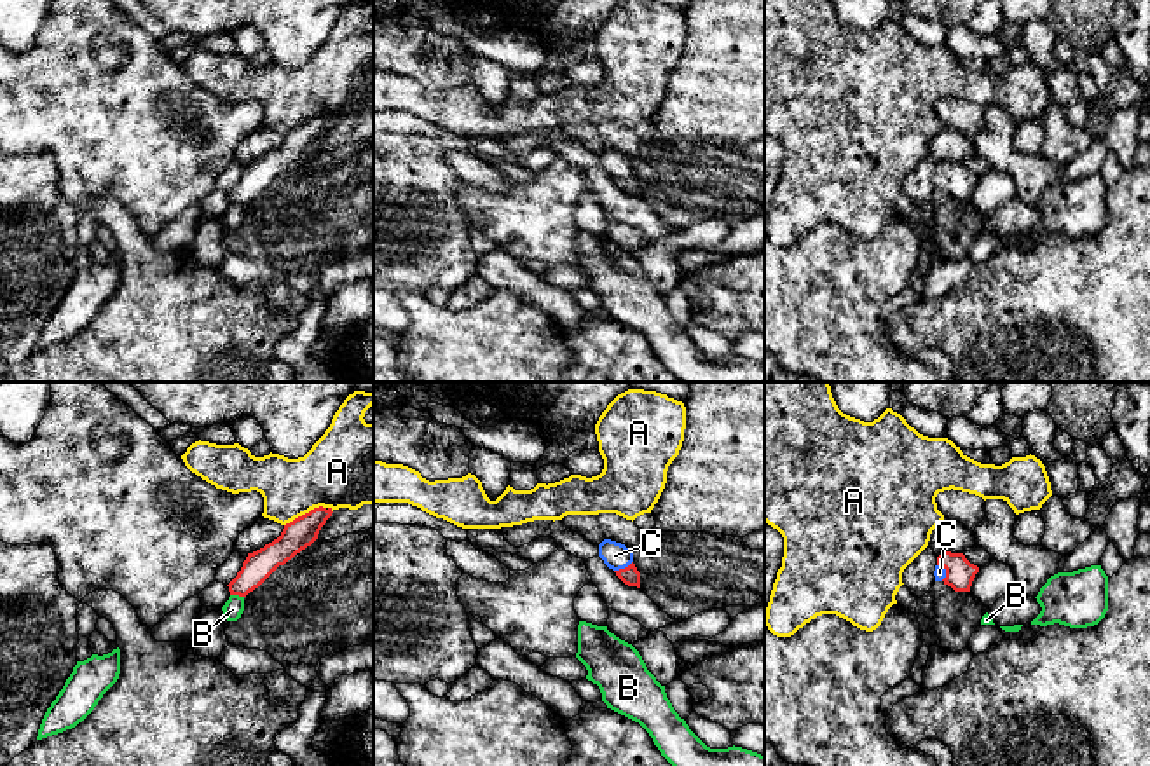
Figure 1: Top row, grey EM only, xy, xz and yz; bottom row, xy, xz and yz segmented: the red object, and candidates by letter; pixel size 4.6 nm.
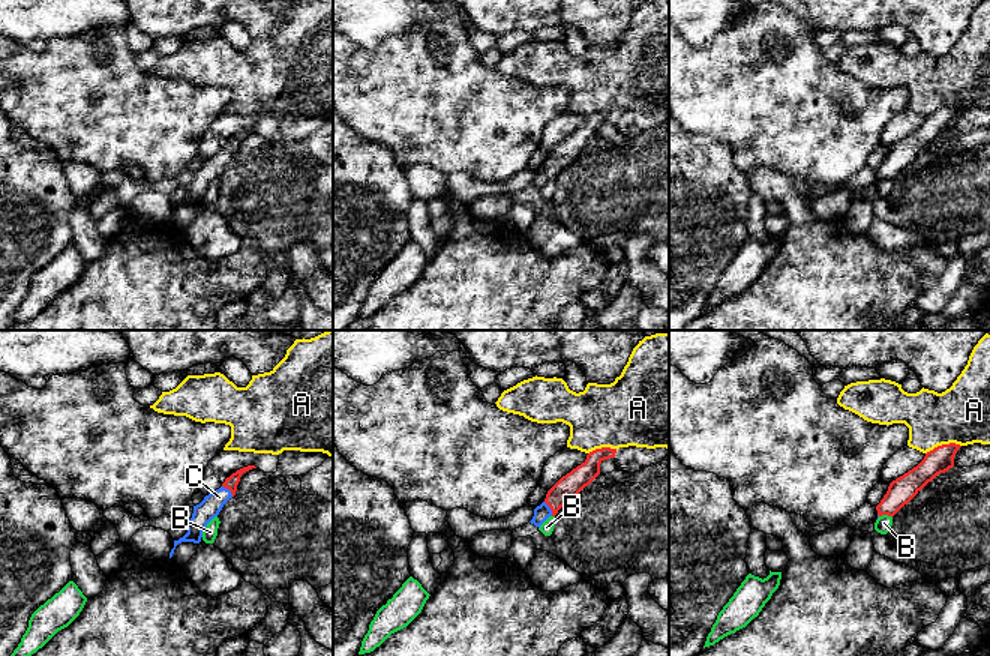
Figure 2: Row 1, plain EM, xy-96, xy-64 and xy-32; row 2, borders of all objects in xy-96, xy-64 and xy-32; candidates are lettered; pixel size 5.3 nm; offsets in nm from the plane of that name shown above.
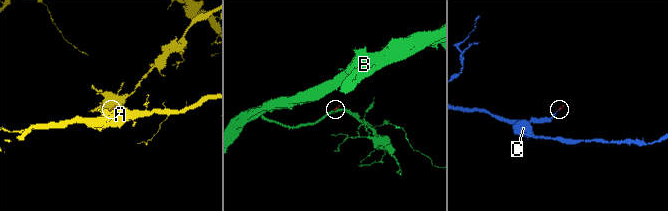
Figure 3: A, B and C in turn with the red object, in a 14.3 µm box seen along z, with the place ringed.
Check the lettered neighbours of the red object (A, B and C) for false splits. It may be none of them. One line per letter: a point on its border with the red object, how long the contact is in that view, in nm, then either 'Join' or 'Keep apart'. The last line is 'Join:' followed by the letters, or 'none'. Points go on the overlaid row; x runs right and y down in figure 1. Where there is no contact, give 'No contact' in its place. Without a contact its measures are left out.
A: Touches red at xy (306, 513). Shared border 220 nm. Keep apart
B: Touches red at xy (238, 594). Shared border 70 nm. Keep apart
C: Touches red at xz (625, 567). Shared border 100 nm. Join
Join: C

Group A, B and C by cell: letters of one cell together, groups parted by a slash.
A / B / C

